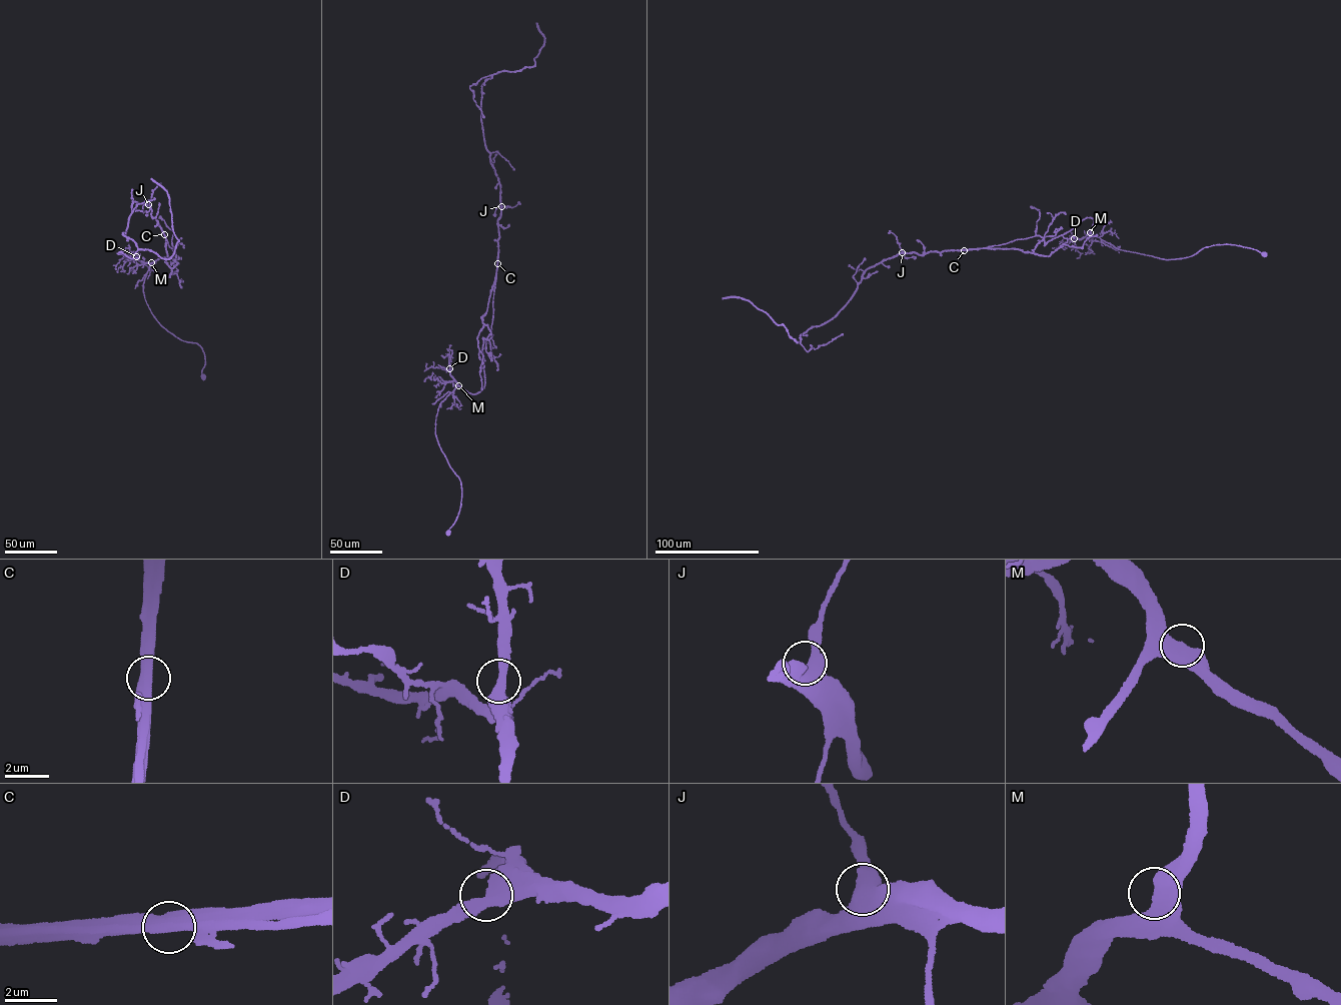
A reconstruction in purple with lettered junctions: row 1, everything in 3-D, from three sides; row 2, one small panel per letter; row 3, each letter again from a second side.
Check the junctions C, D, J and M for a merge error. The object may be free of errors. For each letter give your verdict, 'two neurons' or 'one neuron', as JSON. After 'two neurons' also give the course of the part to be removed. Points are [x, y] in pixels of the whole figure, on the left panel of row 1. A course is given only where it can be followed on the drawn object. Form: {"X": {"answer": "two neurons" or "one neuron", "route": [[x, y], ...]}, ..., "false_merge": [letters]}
{"C": {"answer": "two neurons", "route": [[164, 234], [175, 254], [170, 265], [176, 259], [150, 263], [145, 298], [163, 327], [202, 348], [204, 379]]}, "D": {"answer": "one neuron"}, "J": {"answer": "one neuron"}, "M": {"answer": "one neuron"}, "false_merge": ["C"]}

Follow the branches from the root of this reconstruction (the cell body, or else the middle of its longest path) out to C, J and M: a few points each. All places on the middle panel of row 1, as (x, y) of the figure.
C: (448, 532), (461, 488), (435, 417), (456, 386), (472, 394), (484, 385), (482, 338), (491, 336), (497, 263)
J: (448, 532), (461, 488), (435, 417), (456, 386), (472, 394), (484, 385), (501, 206)
M: (448, 532), (459, 511), (461, 488), (459, 477), (439, 445), (435, 421), (440, 402), (458, 385)

